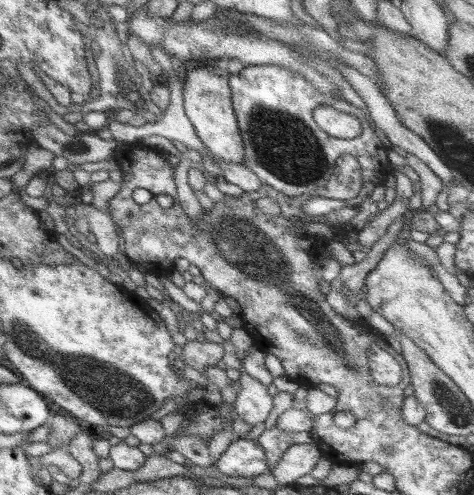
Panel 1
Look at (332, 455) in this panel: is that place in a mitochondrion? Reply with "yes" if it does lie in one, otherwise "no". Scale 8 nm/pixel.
no

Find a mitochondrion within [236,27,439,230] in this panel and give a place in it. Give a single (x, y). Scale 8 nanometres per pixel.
(284, 145)

